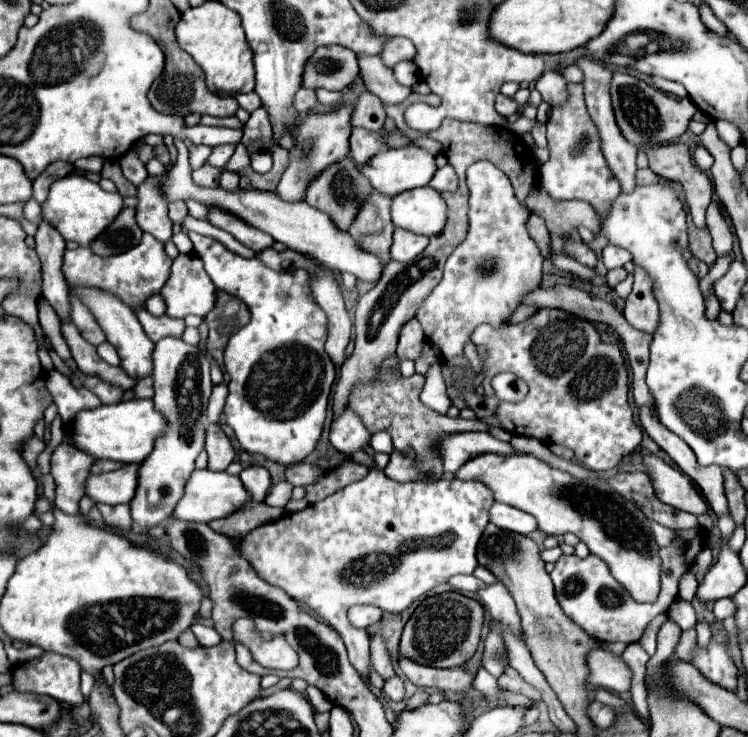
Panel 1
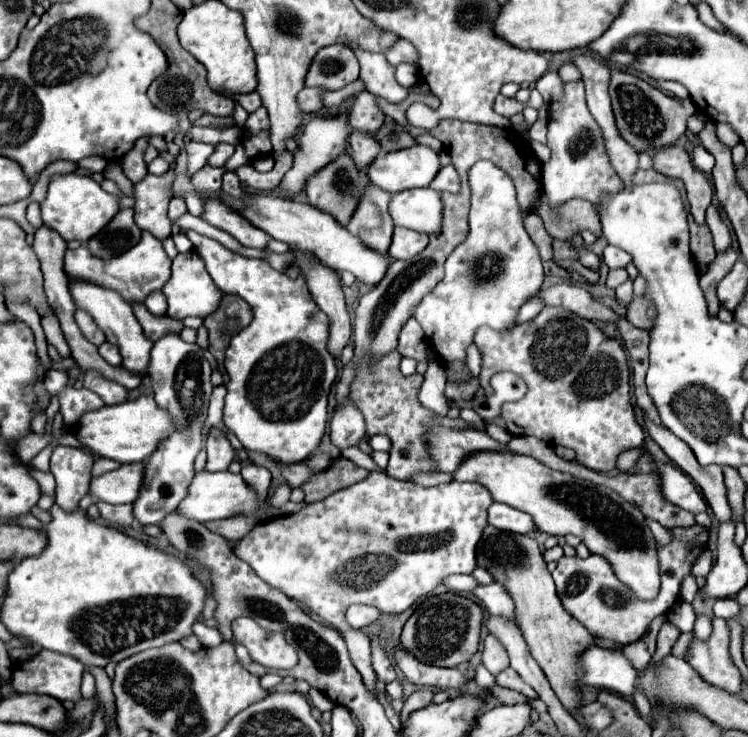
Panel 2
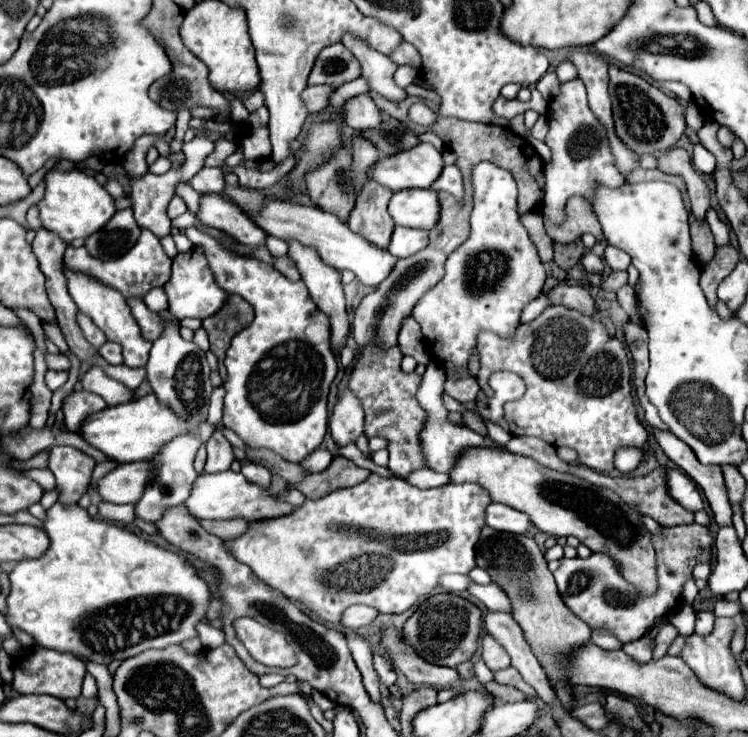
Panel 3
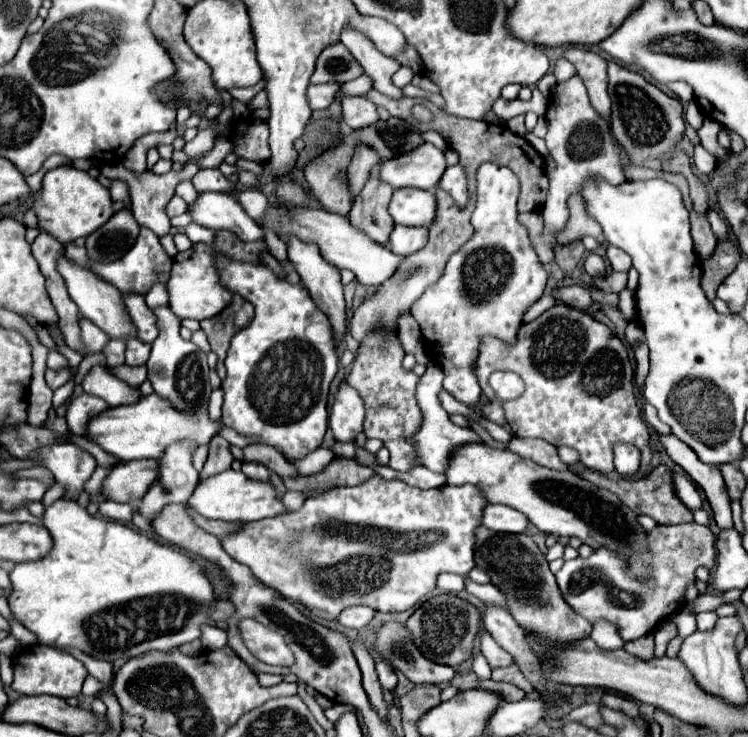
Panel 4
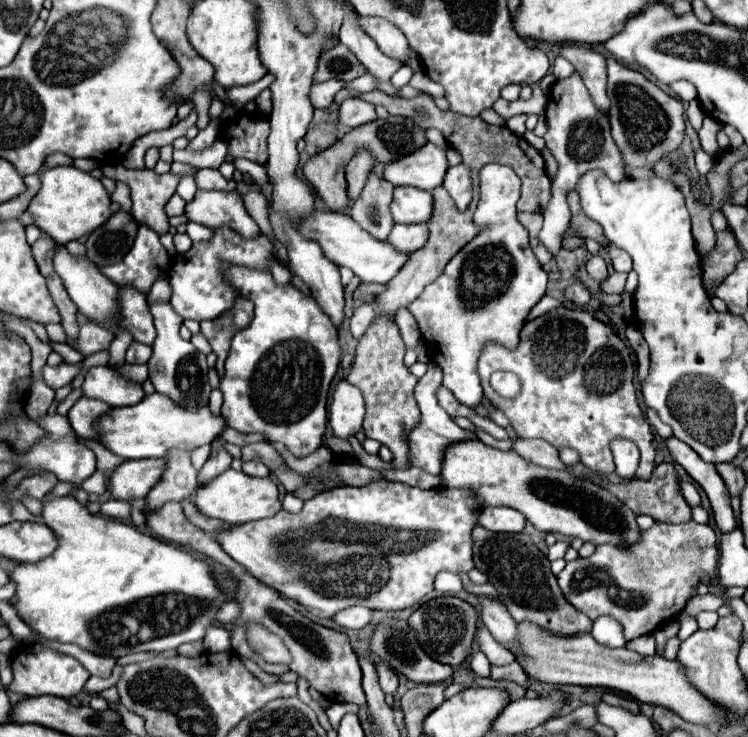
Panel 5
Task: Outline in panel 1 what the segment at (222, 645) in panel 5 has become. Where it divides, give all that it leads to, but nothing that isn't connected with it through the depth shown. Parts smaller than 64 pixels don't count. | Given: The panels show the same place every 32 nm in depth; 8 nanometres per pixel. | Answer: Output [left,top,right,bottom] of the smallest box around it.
[192,624,222,646]

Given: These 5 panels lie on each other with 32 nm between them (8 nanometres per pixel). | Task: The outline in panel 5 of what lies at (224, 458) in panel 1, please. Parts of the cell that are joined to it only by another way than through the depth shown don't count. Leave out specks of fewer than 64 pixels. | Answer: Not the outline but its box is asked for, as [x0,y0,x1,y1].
[198,438,232,484]

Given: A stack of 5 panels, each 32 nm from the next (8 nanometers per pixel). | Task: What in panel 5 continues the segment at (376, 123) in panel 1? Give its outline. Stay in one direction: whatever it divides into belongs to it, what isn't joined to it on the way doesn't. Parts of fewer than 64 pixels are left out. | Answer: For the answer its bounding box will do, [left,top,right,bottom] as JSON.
[340,98,378,128]

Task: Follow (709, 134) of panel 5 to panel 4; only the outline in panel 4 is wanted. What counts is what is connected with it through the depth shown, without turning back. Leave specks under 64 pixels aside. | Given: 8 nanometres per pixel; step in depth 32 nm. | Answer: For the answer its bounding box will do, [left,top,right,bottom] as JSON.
[698,118,732,164]

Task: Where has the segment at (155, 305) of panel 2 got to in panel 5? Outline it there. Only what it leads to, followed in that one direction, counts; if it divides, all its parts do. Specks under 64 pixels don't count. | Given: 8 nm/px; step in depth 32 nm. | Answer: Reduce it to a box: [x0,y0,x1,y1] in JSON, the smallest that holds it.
[148,278,170,304]

